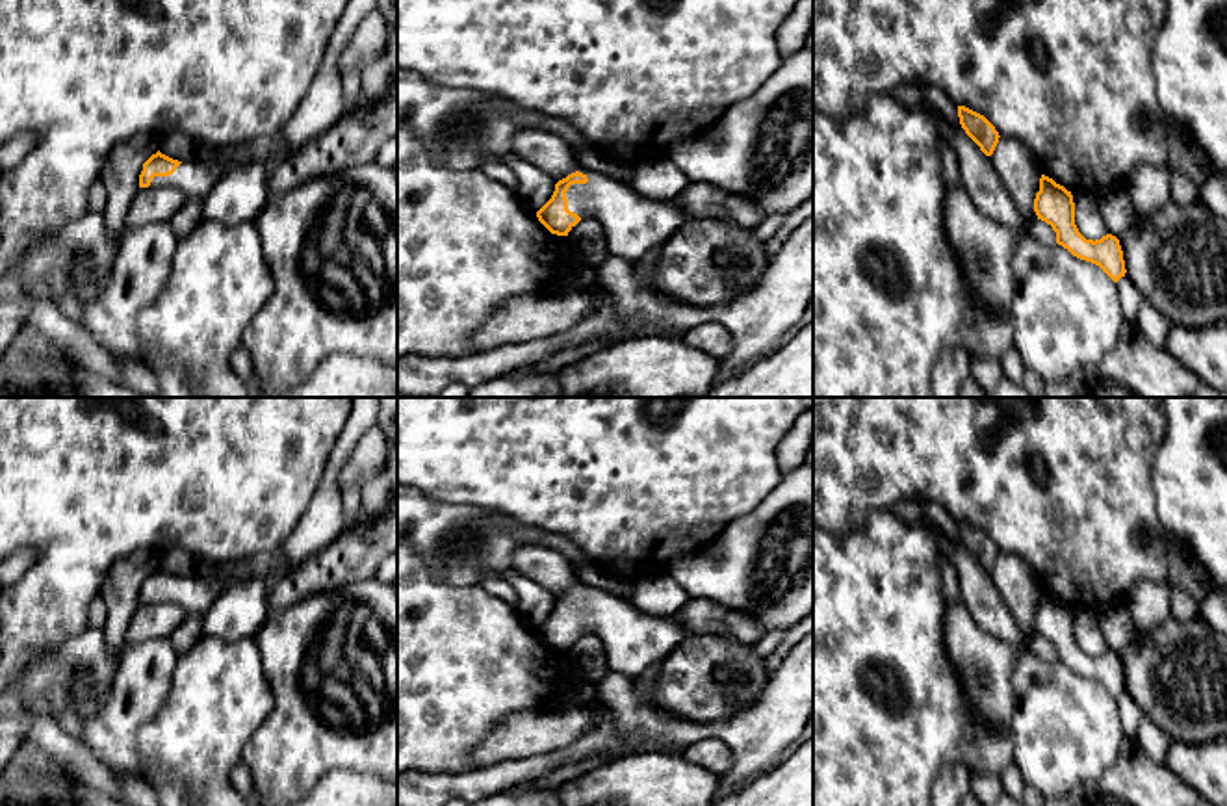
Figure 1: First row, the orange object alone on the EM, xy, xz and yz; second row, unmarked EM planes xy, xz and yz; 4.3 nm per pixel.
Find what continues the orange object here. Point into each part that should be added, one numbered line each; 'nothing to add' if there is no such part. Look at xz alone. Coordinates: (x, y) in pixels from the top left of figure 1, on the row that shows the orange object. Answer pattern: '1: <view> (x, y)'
1: xz (633, 225)

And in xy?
1: xy (195, 177)

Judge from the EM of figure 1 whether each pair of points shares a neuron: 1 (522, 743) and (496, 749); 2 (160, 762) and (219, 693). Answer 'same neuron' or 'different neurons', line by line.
1: same neuron
2: same neuron

